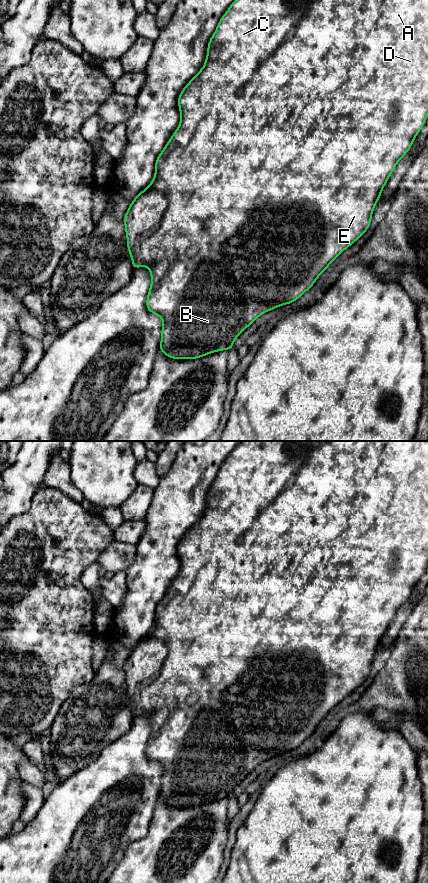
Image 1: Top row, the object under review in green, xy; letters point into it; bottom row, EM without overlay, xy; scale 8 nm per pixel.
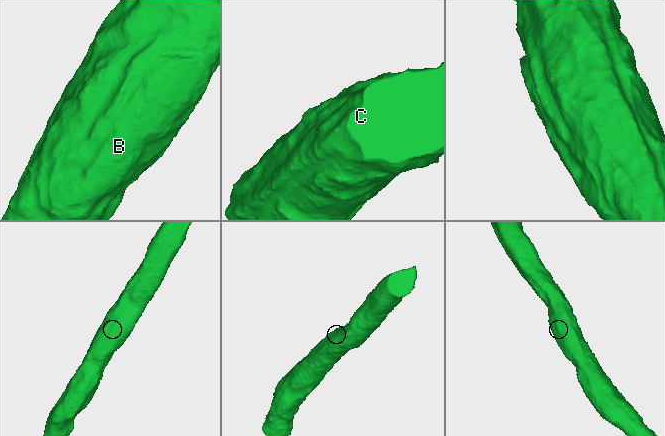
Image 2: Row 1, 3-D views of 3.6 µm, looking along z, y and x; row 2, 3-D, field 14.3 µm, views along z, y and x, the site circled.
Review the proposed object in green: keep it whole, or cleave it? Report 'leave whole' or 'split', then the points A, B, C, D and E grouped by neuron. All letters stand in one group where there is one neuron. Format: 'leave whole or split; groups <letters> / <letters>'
leave whole; groups A B C D E

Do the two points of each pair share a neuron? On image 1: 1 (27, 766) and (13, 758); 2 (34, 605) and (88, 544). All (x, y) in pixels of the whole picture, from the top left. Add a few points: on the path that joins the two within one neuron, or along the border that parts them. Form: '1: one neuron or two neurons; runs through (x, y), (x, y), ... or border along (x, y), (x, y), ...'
1: two neurons; border along (28, 759), (18, 764), (18, 774), (23, 781)
2: one neuron; runs through (53, 600), (67, 586), (67, 565), (69, 563)

